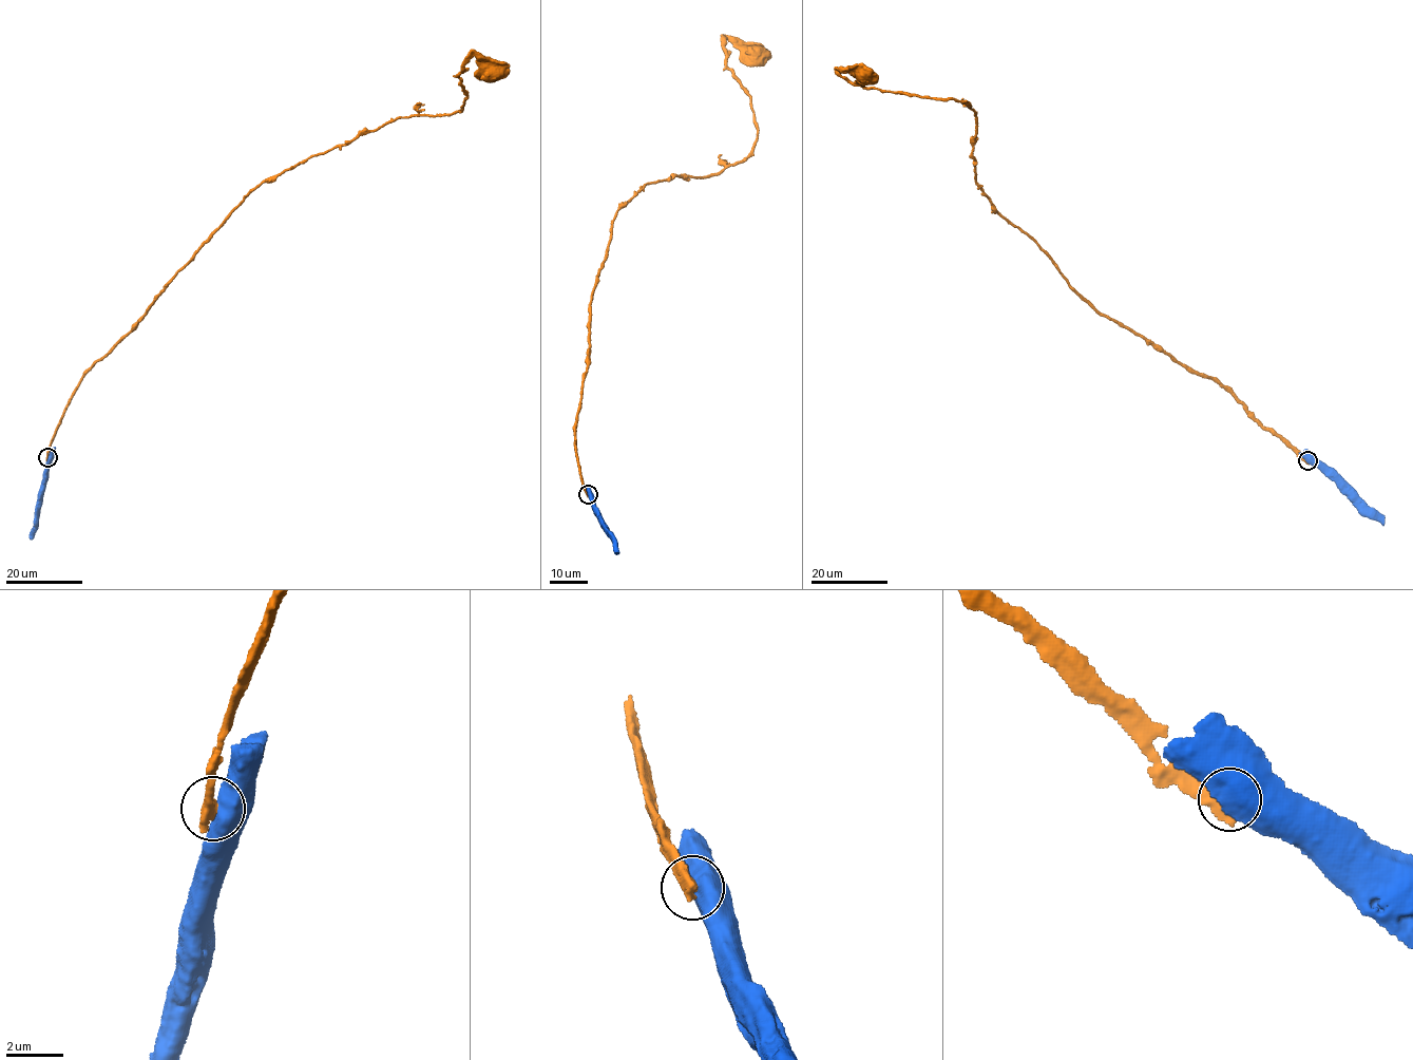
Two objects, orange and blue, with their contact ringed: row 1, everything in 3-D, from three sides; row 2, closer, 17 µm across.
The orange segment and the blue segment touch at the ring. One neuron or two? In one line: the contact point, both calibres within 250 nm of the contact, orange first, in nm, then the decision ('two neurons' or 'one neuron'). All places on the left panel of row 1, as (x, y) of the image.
(48, 457) | 600/850 nm | two neurons

